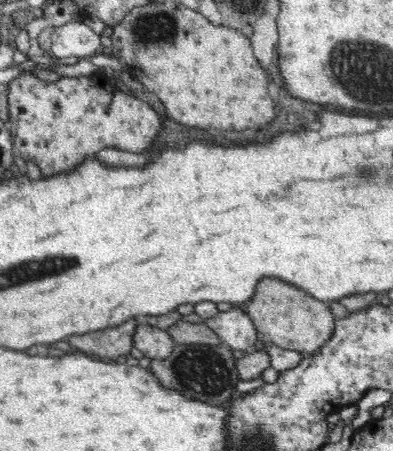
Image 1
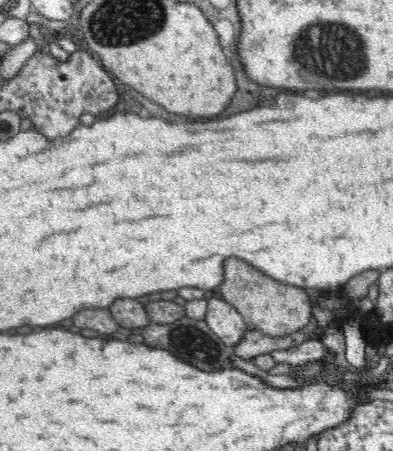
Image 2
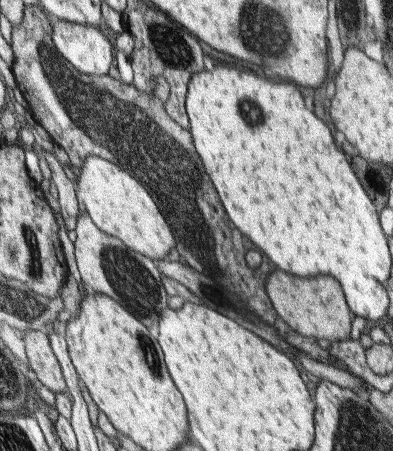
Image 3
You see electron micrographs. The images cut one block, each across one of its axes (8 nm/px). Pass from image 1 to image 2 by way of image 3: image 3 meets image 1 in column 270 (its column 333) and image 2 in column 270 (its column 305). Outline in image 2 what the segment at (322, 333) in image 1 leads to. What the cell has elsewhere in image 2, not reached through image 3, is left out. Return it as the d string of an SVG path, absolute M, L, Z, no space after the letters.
M228 258L224 262L224 282L220 286L220 292L228 304L236 306L236 310L244 316L246 322L254 324L256 330L272 338L300 332L310 324L312 318L314 304L310 302L312 298L308 296L308 292L266 276L262 270L250 266L246 260Z

